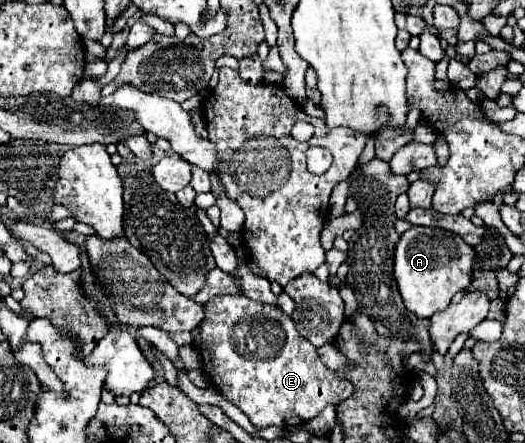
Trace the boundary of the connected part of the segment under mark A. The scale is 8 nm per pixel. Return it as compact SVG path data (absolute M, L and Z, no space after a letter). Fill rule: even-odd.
M412 226L396 242L394 254L394 278L404 306L418 318L430 318L432 314L446 310L456 292L466 290L472 282L476 252L458 234L442 228Z

